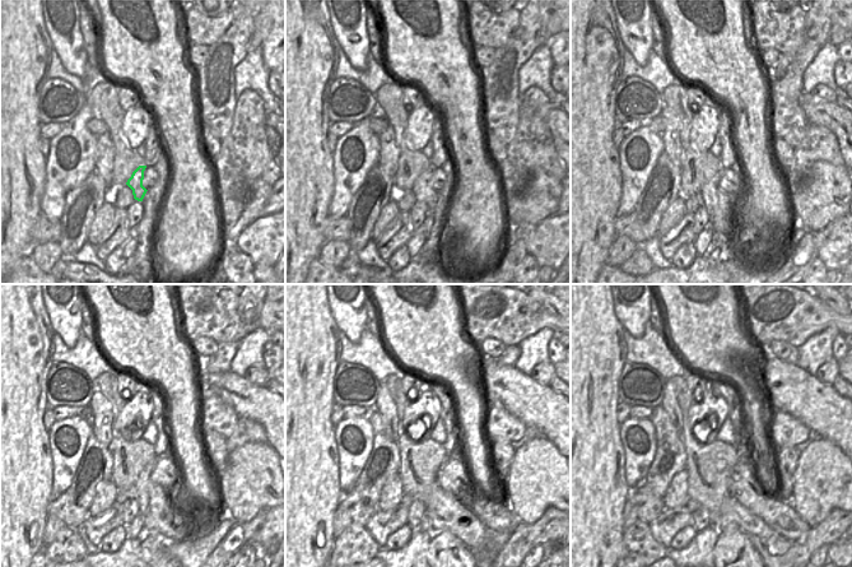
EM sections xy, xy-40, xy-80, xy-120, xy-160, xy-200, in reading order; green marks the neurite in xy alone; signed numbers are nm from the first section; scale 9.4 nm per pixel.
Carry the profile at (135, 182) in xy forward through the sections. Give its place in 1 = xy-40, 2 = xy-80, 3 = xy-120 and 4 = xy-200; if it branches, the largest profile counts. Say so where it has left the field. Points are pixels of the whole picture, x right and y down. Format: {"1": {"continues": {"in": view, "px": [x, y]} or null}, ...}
{"1": {"continues": {"in": "xy-40", "px": [423, 190]}}, "2": {"continues": {"in": "xy-80", "px": [718, 205]}}, "3": {"continues": {"in": "xy-120", "px": [153, 500]}}, "4": {"continues": {"in": "xy-200", "px": [767, 542]}}}

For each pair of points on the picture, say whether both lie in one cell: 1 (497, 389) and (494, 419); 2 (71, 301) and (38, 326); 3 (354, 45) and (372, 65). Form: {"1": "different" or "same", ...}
{"1": "different", "2": "different", "3": "different"}

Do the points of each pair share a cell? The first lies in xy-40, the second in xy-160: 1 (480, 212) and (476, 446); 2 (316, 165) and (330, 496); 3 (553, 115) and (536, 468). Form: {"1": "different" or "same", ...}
{"1": "same", "2": "same", "3": "different"}

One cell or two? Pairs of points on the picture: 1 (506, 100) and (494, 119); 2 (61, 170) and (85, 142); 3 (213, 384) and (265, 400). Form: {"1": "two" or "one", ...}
{"1": "one", "2": "one", "3": "one"}

